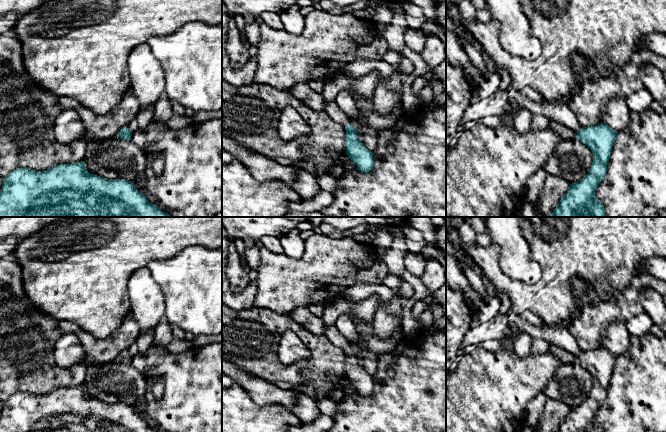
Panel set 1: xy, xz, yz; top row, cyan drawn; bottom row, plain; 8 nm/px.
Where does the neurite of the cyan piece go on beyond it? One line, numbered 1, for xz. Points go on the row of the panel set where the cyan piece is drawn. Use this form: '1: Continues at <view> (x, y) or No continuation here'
1: Continues at xz (331, 108)

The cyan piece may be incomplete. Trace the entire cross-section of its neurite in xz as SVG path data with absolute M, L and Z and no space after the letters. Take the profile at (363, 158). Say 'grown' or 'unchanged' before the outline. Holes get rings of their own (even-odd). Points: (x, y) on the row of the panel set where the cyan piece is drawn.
grown; M325 101L324 111L337 123L345 126L346 154L356 164L357 169L363 173L373 168L373 152L369 151L358 139L358 131L350 124L350 117L343 112L335 102Z

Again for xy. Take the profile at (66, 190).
unchanged; M84 161L36 171L17 168L3 179L0 217L172 217L137 191L134 181L109 180L86 170Z

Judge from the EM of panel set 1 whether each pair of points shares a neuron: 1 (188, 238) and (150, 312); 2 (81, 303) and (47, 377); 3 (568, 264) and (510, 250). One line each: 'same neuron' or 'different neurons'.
1: different neurons
2: different neurons
3: different neurons

